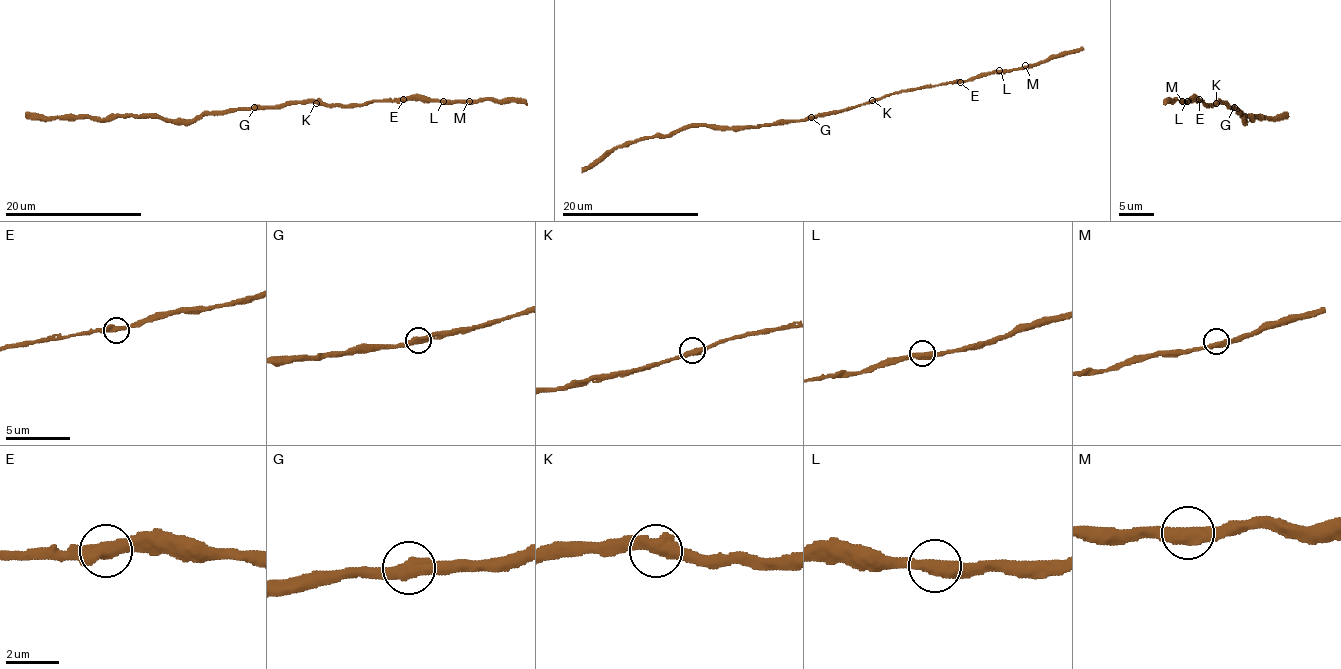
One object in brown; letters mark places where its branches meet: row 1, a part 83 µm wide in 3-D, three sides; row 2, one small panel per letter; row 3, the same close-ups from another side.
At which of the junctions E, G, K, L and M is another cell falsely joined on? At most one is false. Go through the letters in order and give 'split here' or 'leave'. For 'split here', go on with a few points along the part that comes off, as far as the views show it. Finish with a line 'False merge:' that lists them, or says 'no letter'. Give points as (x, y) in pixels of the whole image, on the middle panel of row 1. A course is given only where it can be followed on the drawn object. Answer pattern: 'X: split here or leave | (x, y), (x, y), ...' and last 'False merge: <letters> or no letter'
E: leave
G: leave
K: leave
L: leave
M: leave
False merge: no letter

